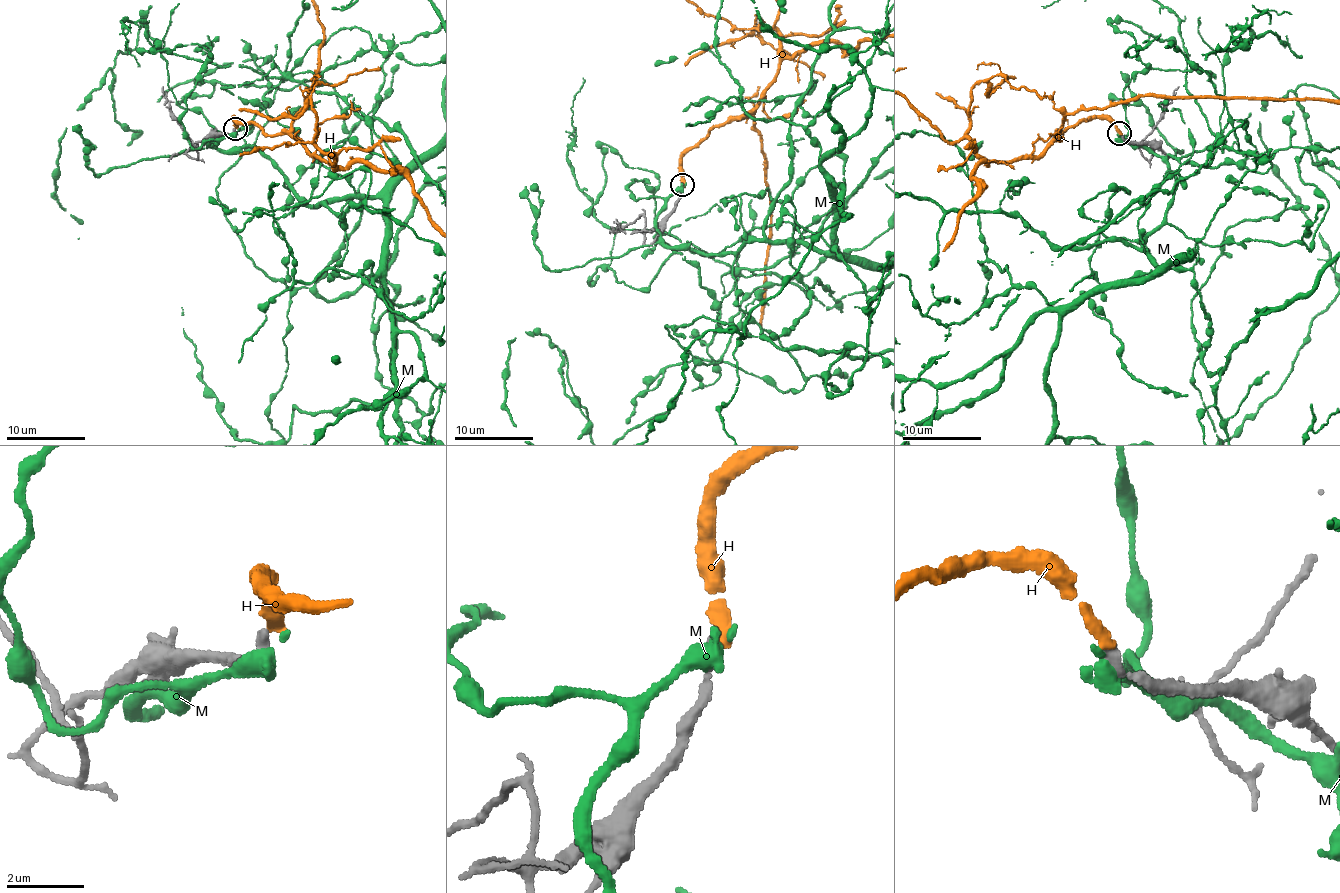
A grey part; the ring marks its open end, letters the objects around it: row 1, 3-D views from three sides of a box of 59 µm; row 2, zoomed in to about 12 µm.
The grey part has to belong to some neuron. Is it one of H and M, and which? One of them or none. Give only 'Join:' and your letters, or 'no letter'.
Join: no letter

